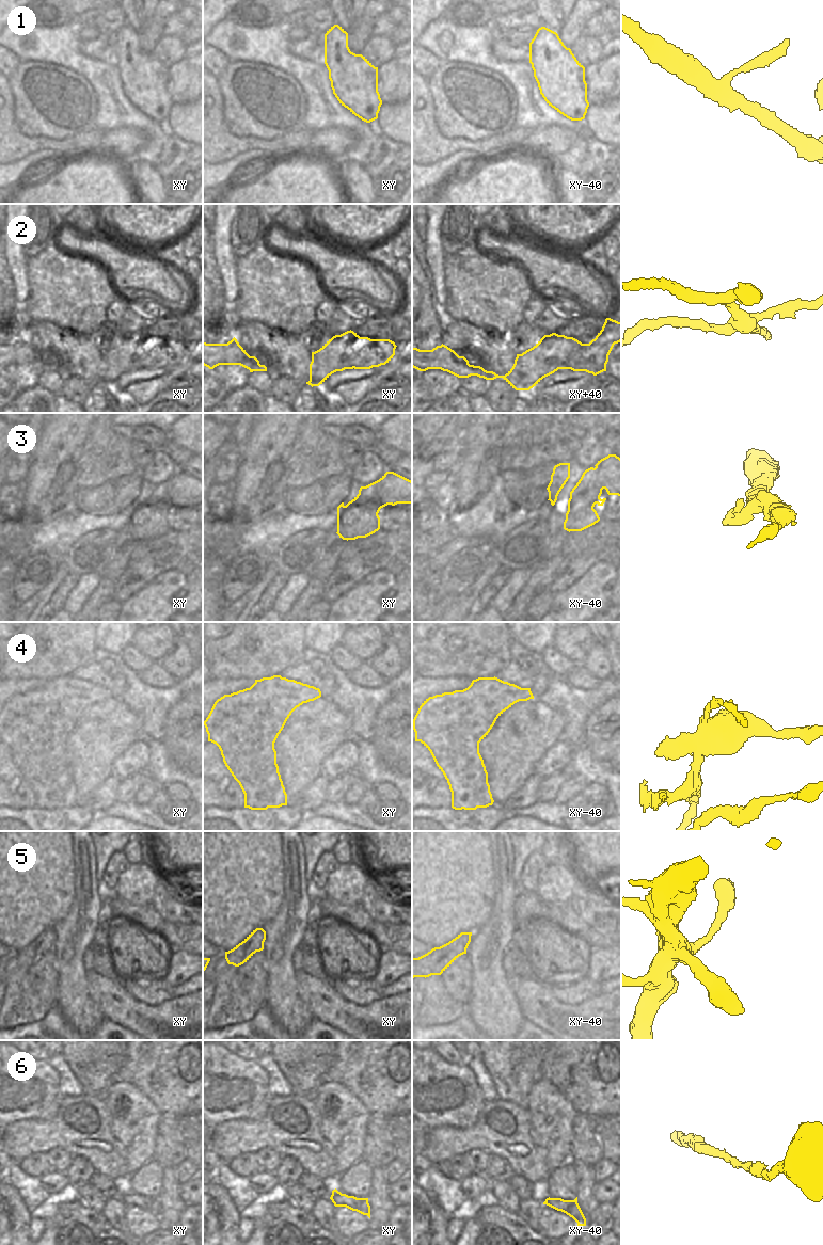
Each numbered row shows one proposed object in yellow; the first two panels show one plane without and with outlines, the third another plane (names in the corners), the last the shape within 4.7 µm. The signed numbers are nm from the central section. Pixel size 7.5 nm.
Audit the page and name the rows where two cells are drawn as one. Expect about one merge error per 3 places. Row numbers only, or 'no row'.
2, 4

